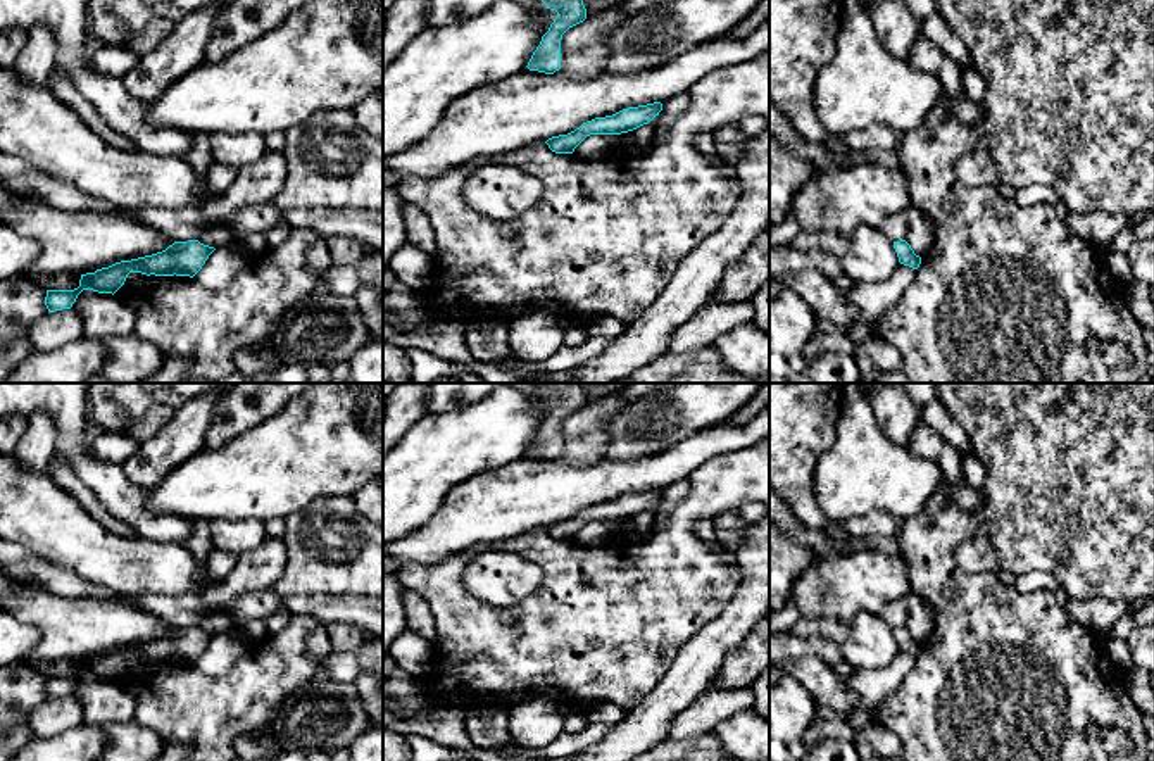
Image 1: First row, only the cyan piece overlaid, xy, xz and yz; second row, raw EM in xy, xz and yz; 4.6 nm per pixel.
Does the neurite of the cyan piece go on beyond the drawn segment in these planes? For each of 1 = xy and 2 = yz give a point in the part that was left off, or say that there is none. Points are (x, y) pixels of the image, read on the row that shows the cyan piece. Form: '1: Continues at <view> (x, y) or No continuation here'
1: No continuation here
2: No continuation here

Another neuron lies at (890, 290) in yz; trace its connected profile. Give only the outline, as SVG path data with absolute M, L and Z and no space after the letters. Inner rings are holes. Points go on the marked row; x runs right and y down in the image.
M899 264L887 281L859 283L849 292L849 300L859 309L861 319L850 324L845 330L845 335L854 347L852 357L859 366L861 380L864 383L878 383L881 374L866 354L864 340L878 333L876 323L880 316L902 297L906 288L914 281L916 271L918 269Z

